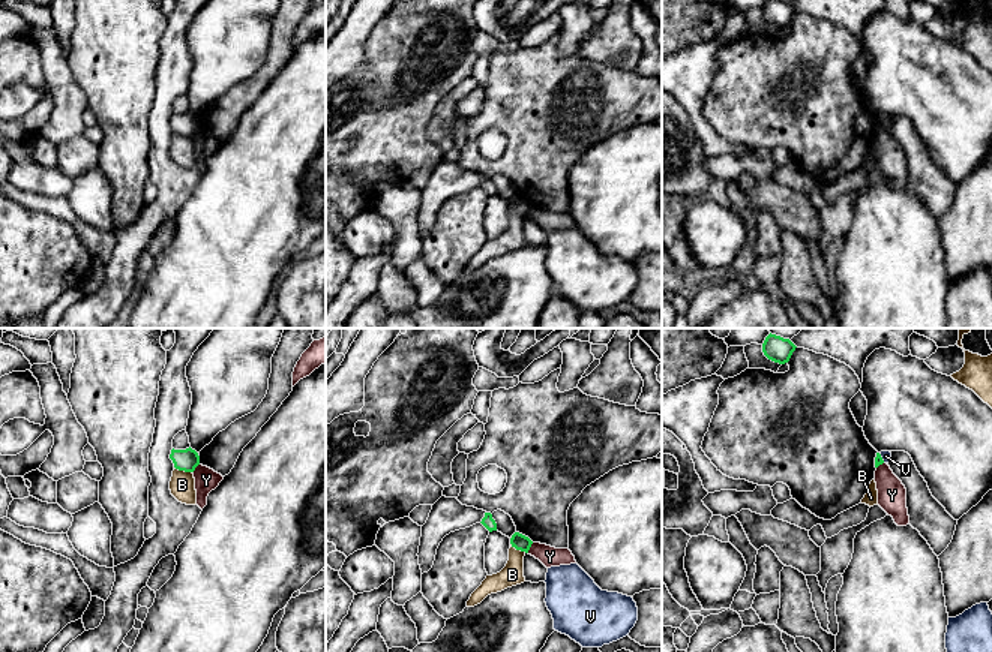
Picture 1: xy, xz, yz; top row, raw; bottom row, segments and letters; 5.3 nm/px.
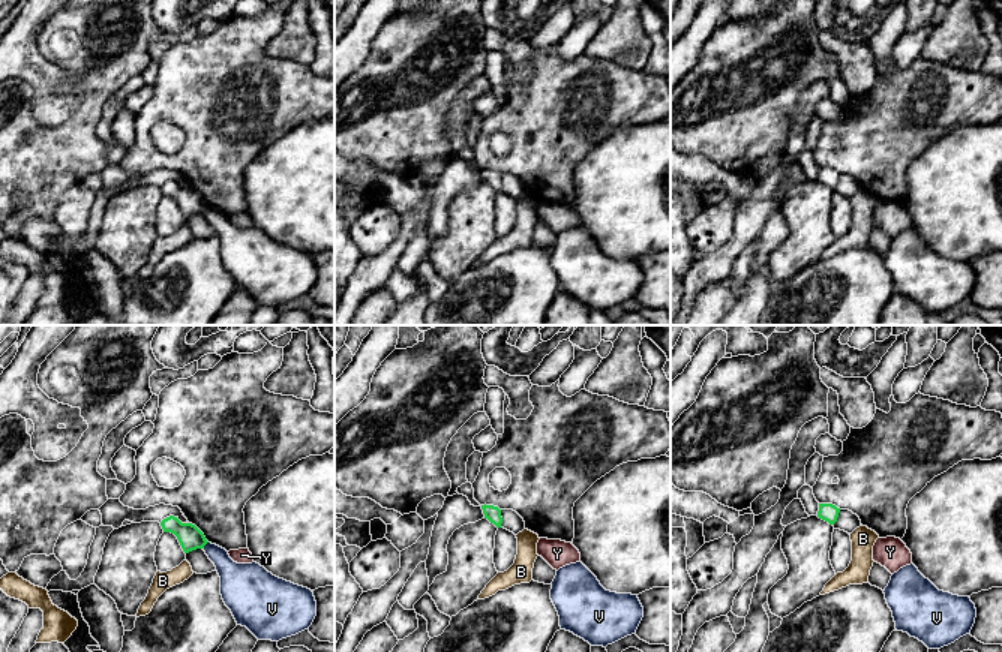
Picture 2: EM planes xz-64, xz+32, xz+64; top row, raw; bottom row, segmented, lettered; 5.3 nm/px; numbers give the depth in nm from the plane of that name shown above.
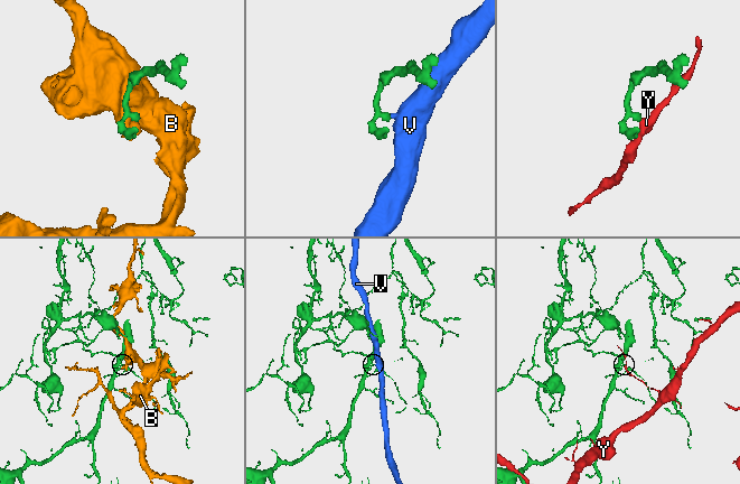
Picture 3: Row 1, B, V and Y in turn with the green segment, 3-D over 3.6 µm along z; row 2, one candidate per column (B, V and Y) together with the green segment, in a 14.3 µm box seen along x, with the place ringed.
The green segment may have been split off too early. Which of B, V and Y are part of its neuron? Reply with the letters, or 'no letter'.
no letter

